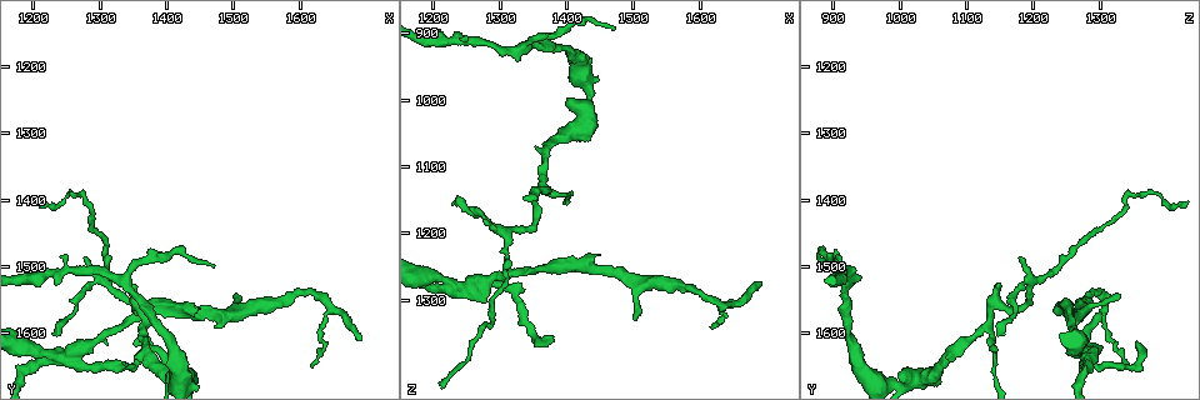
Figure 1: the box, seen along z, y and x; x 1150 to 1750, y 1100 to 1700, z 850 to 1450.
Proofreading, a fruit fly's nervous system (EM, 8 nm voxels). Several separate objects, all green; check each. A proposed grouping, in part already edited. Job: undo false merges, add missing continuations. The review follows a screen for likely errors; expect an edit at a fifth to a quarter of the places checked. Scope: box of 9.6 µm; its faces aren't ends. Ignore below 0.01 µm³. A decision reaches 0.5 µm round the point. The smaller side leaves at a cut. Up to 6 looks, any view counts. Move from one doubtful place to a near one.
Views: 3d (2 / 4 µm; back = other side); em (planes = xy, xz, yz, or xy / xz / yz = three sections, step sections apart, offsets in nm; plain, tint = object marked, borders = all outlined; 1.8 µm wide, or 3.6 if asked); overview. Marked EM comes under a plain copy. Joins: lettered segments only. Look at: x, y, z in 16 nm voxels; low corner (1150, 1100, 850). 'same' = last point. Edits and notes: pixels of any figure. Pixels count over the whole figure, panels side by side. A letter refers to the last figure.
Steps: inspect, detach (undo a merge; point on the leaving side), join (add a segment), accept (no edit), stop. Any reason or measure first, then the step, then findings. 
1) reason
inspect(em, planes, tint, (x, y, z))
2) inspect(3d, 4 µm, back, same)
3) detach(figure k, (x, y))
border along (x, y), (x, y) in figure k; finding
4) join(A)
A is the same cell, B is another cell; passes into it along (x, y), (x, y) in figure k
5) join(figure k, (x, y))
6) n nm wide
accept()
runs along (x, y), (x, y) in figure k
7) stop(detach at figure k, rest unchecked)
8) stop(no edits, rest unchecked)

sudden change in width
inspect(3d, 2 µm, back, (1260, 1630, 1280))

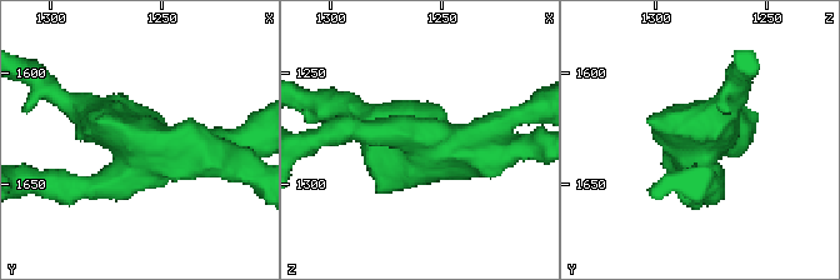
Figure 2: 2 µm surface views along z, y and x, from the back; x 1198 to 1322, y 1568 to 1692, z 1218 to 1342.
3 arms; arms of 190, 190, 200 nm
inspect(em, yz, step 16, tint, (1260, 1633, 1280))

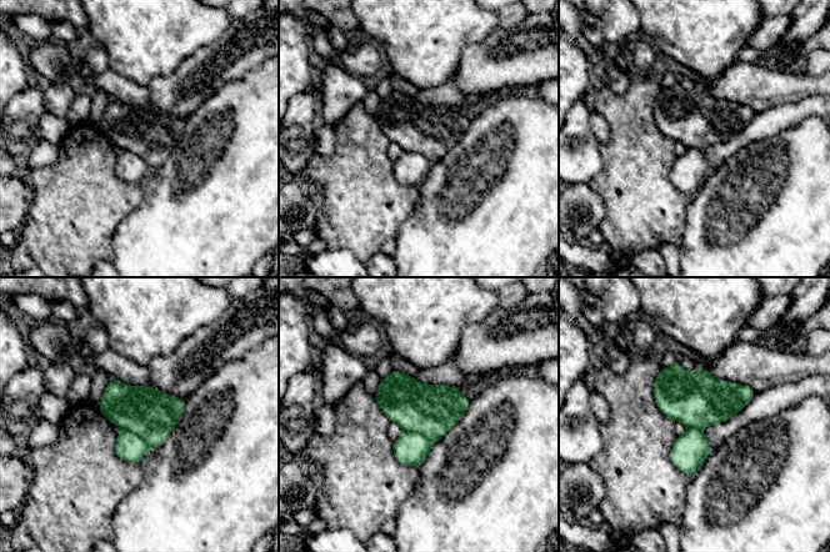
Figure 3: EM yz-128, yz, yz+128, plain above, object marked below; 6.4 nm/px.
inspect(em, planes, borders, same)

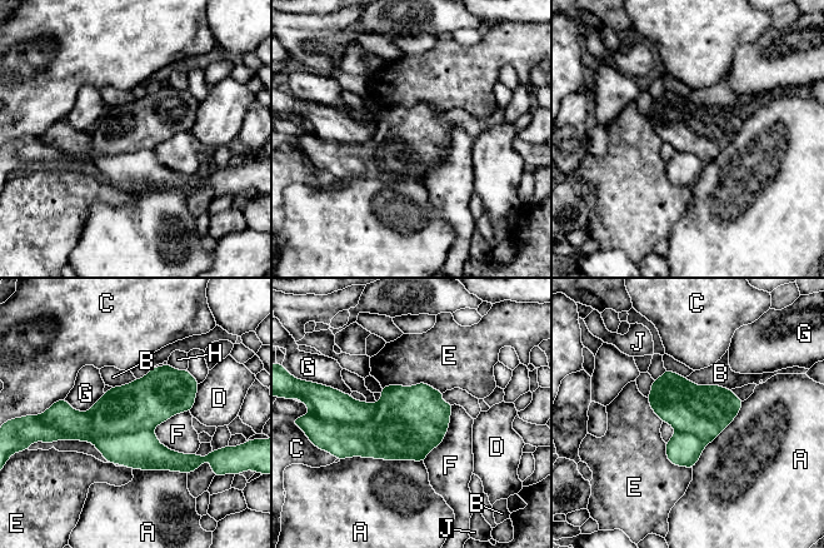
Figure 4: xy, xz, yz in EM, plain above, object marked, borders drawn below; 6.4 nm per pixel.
detach(figure 4, (141, 449))
A, B, C, D, E, F, G, H and J are other cells; border along (88, 412), (93, 436), (151, 429) in figure 4; two neurons meet here

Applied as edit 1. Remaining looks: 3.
inspect(overview)

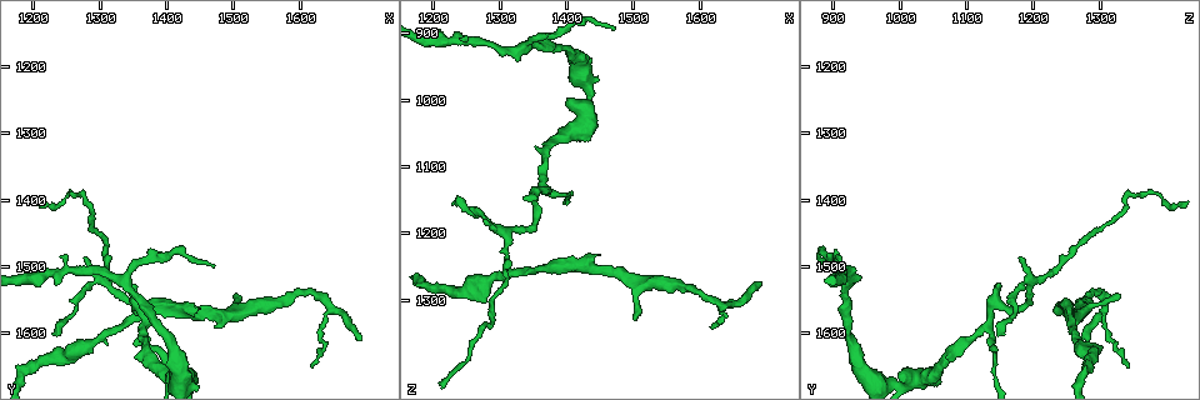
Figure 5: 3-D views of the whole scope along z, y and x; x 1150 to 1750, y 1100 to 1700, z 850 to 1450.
an open end
inspect(em, 3.6 µm, xy, step 16, tint, (1685, 1615, 1280))

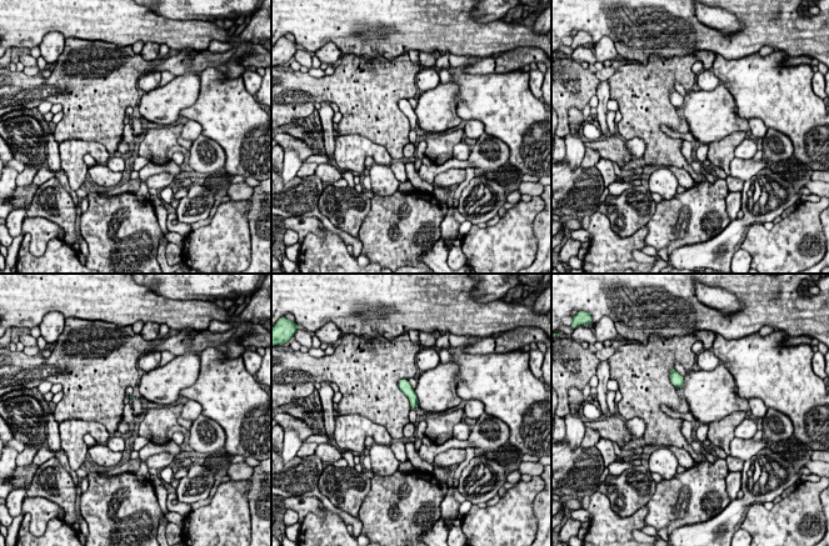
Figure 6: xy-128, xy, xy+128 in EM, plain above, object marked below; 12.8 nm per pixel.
another direction
inspect(em, 3.6 µm, planes, borders, same)

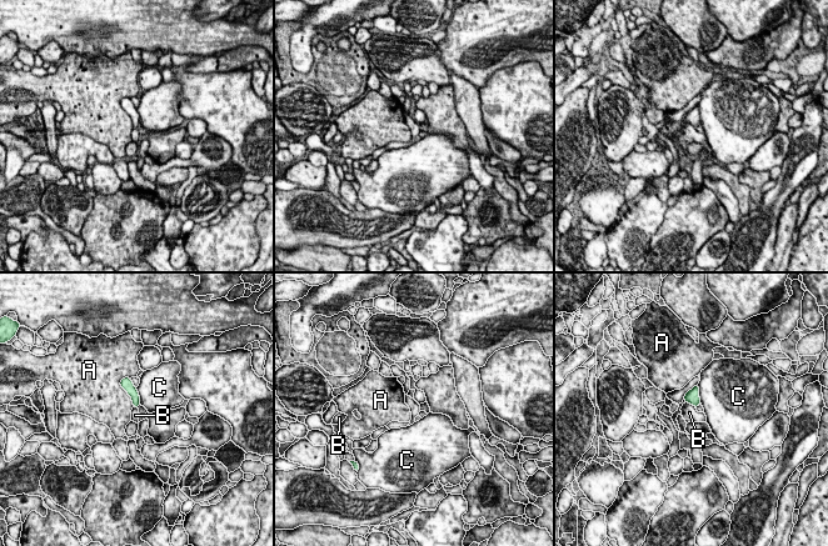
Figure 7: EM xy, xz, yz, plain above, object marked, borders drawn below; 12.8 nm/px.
accept()
A, B and C are other cells; border along (686, 401), (694, 407) in figure 7; no lettered segment goes on from it

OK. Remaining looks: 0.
stop(detach at figure 4, rest unchecked)

